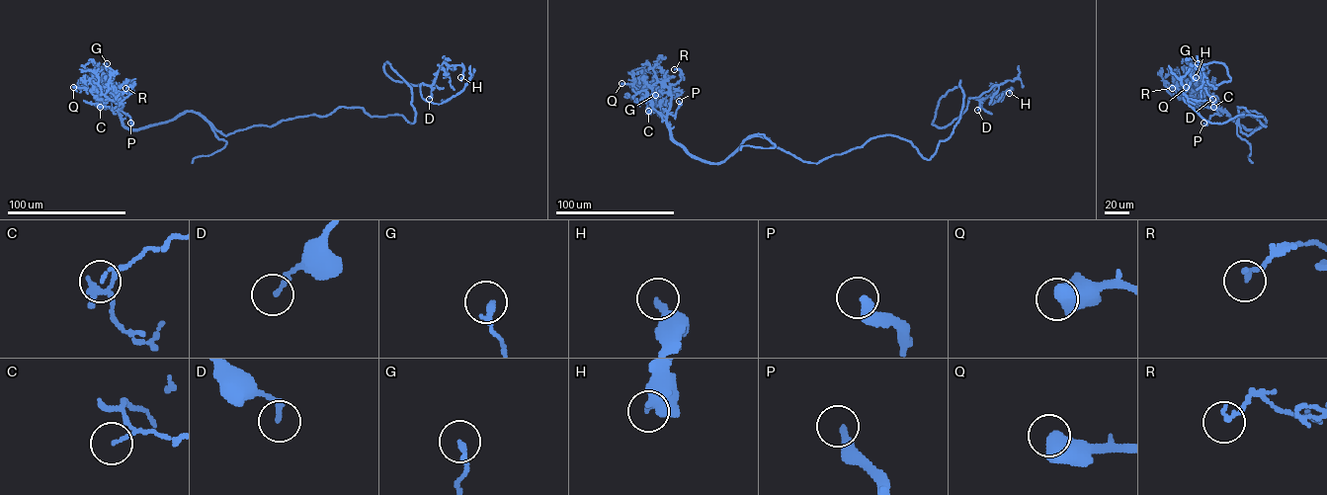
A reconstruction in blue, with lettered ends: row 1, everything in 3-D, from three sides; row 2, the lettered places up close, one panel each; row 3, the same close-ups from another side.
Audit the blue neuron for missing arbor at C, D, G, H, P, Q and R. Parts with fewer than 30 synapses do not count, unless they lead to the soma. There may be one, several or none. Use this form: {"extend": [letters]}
{"extend": []}

